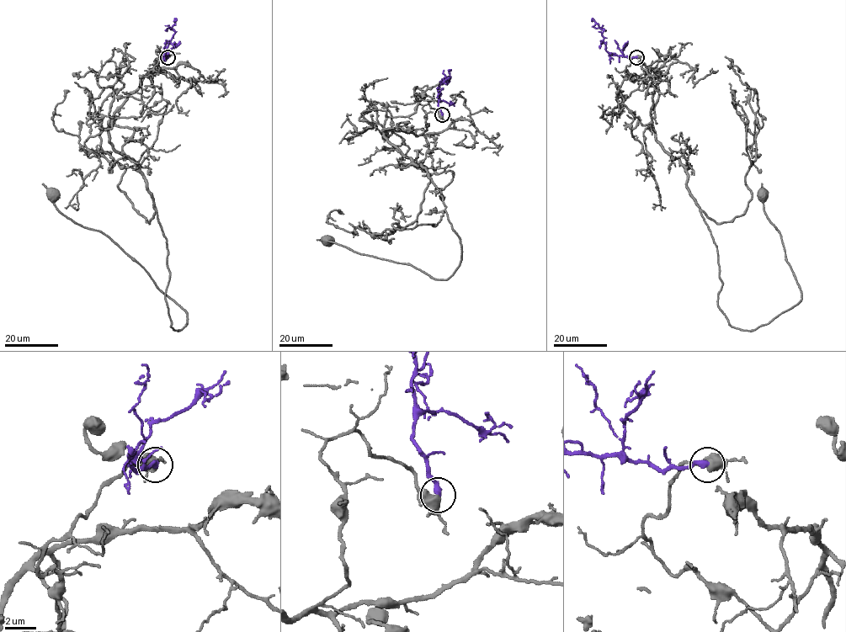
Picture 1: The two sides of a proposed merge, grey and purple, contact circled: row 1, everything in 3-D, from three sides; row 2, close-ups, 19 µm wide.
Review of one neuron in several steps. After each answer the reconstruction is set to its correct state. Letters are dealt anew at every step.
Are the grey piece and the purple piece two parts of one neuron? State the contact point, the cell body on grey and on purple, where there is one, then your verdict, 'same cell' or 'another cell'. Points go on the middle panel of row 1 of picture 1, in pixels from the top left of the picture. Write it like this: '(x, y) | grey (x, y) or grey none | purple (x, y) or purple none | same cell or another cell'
(442, 114) | grey (327, 241) | purple none | another cell

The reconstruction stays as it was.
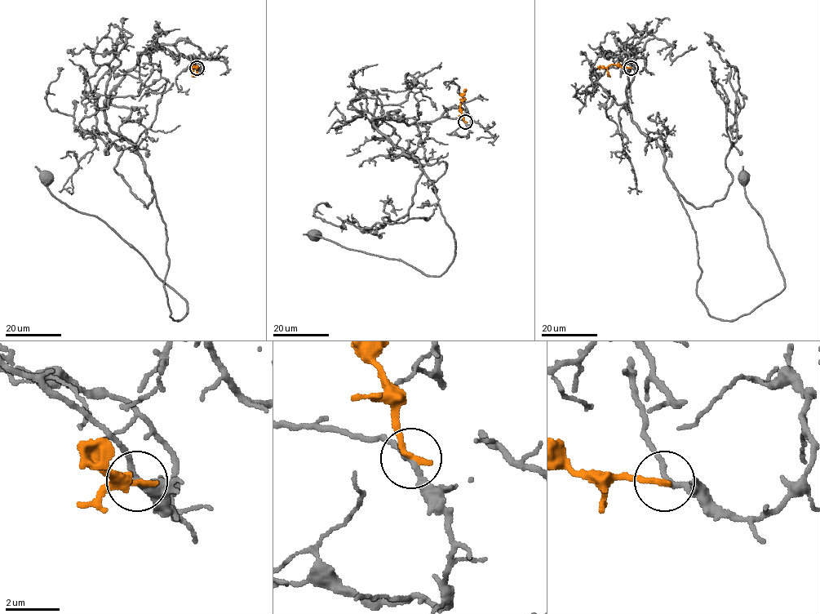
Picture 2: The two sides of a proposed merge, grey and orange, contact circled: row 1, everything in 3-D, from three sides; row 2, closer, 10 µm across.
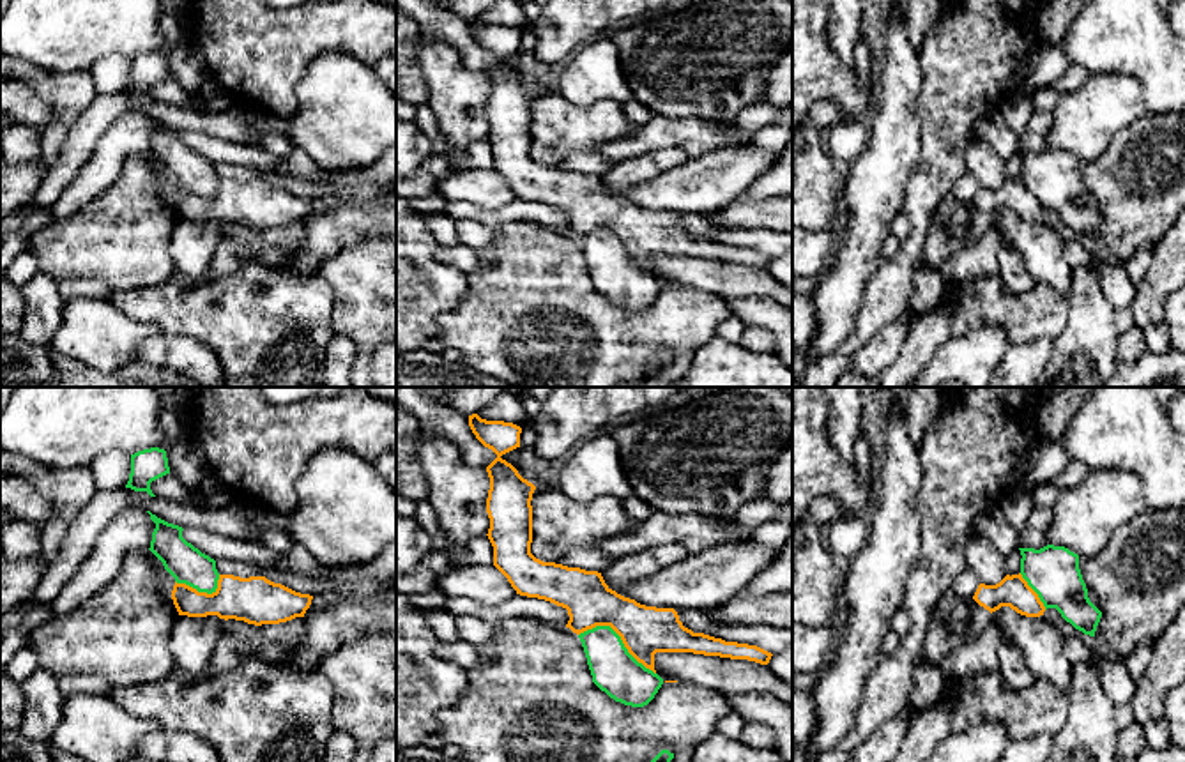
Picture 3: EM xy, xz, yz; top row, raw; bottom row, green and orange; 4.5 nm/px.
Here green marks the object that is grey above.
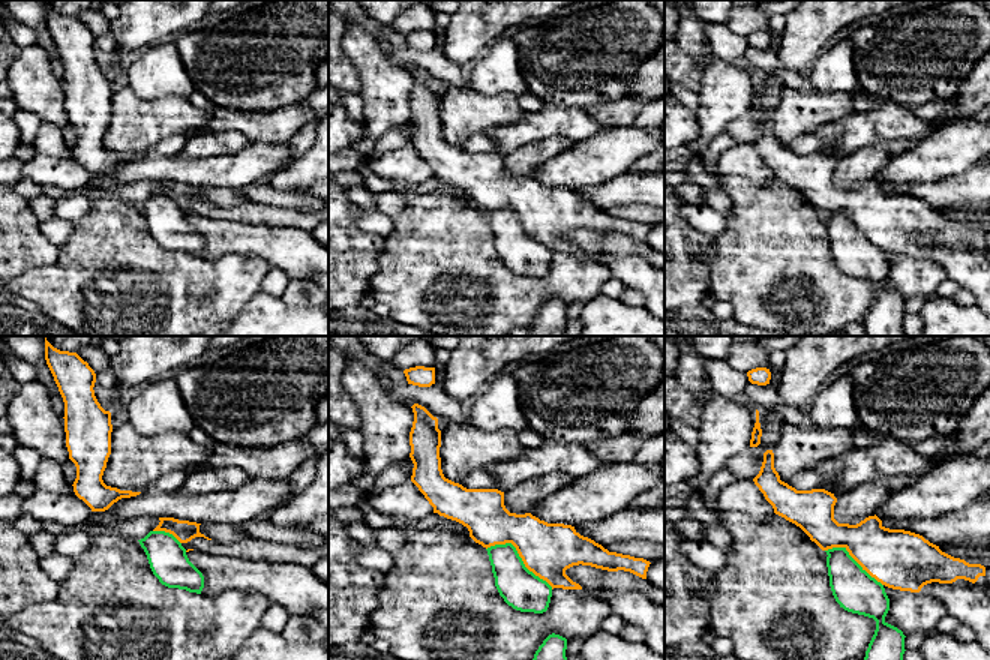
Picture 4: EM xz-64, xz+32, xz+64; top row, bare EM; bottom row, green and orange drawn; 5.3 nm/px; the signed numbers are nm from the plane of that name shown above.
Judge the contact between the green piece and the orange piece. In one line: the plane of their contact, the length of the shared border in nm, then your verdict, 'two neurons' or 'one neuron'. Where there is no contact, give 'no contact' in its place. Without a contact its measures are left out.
meets green in xz; contact 400 nm long; two neurons

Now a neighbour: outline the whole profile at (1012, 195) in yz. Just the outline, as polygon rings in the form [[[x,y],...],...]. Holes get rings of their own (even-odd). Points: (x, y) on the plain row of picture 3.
[[[1006,179],[996,189],[980,187],[973,203],[990,217],[1010,210],[1021,219],[1040,221],[1045,216],[1038,198],[1028,189],[1022,179]]]

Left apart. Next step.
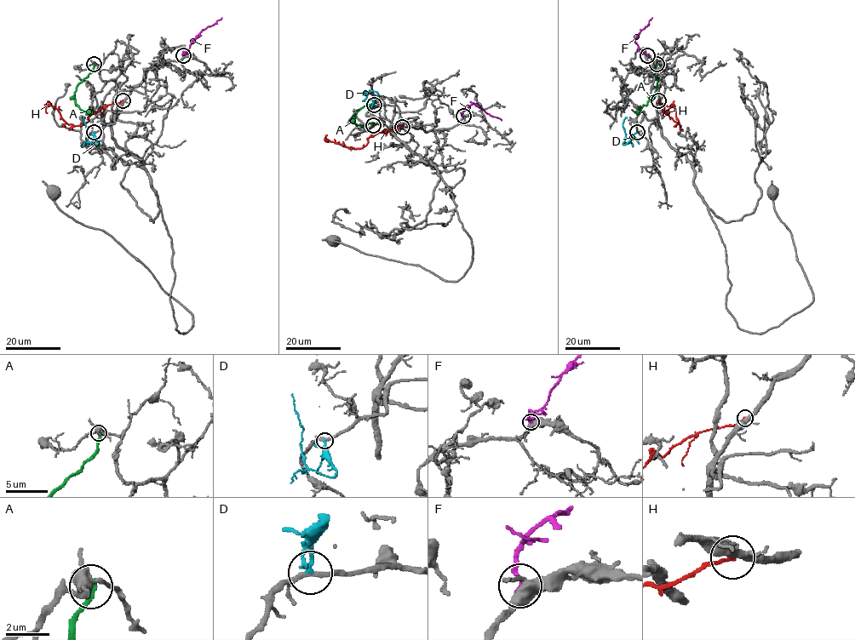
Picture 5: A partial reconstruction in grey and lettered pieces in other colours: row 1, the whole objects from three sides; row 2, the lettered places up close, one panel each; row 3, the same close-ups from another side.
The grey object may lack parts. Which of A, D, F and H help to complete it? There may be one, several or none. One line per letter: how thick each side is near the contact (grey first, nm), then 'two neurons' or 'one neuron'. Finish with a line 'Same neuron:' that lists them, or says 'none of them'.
A: 440/280 nm | two neurons
D: 190/190 nm | one neuron
F: 460/220 nm | two neurons
H: 360/160 nm | two neurons
Same neuron: D

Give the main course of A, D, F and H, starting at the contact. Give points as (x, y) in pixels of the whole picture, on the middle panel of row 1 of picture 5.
A: (374, 124), (354, 123), (356, 112), (372, 103)
D: (374, 105), (374, 100), (377, 95), (376, 91), (366, 94), (365, 91), (363, 94)
F: (463, 116), (462, 112), (473, 103), (502, 120)
H: (403, 127), (377, 132), (370, 136), (361, 148), (344, 146), (329, 141), (327, 134)

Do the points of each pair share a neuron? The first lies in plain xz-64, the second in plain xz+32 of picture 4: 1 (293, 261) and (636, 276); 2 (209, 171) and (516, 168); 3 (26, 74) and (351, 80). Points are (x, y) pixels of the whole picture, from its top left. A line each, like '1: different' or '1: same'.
1: different
2: different
3: different

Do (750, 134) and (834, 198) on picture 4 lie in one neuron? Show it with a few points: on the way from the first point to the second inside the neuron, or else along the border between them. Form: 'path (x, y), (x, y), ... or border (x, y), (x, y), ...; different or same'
border (771, 113), (764, 117), (761, 134), (752, 143); different

